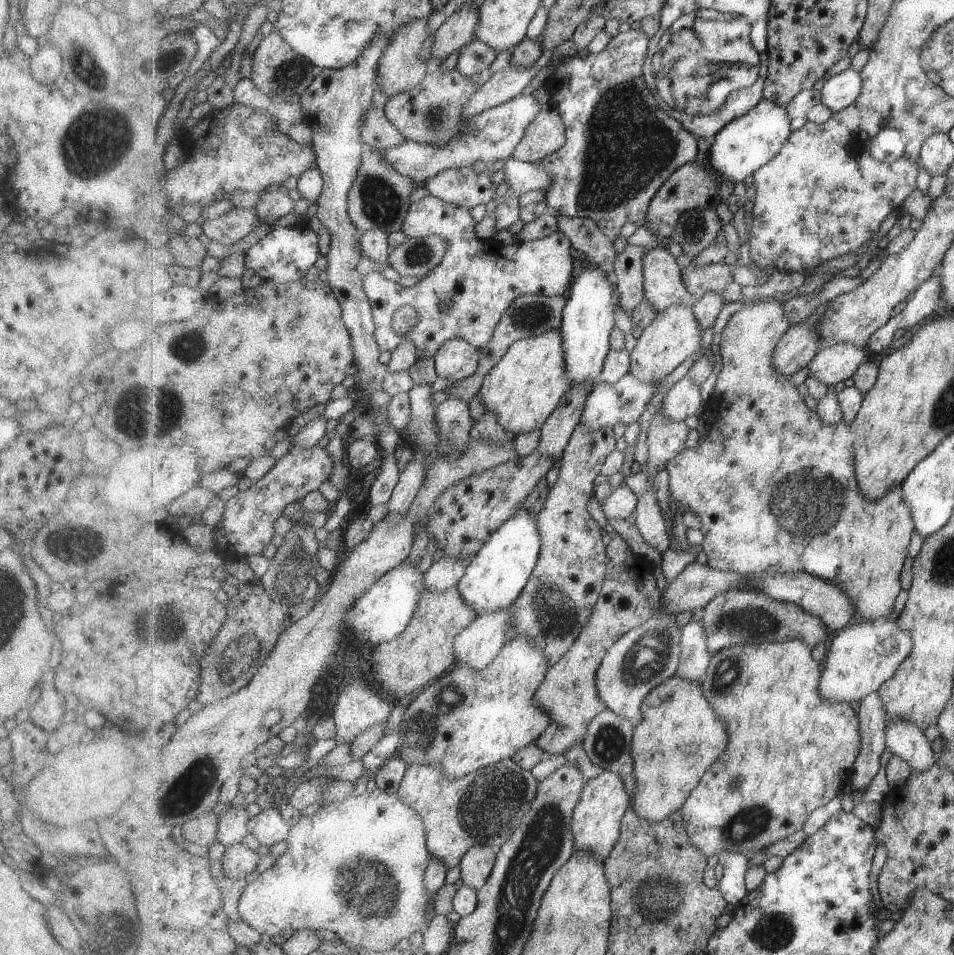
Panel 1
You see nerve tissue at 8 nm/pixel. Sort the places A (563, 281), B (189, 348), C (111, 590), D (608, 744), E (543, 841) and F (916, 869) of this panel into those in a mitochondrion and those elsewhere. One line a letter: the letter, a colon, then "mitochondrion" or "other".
A: other
B: mitochondrion
C: other
D: mitochondrion
E: mitochondrion
F: other

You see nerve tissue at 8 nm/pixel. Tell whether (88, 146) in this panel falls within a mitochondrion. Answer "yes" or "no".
yes

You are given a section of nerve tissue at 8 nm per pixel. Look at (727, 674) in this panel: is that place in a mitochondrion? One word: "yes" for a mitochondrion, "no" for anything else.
yes

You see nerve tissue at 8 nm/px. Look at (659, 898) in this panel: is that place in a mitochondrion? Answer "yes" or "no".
yes

